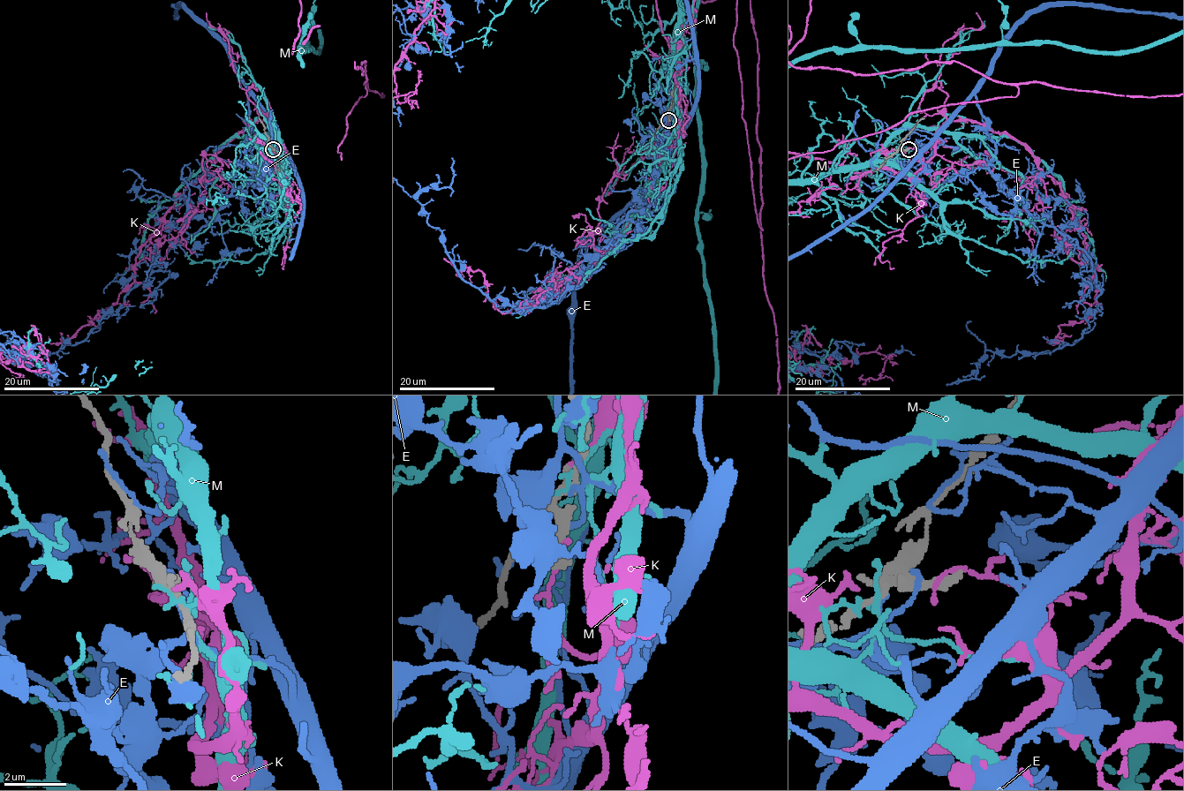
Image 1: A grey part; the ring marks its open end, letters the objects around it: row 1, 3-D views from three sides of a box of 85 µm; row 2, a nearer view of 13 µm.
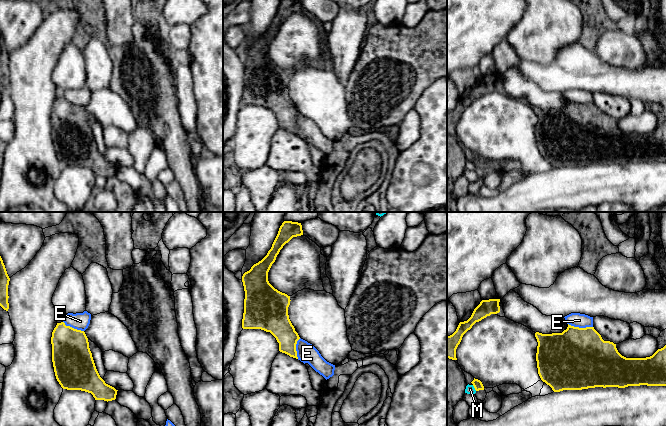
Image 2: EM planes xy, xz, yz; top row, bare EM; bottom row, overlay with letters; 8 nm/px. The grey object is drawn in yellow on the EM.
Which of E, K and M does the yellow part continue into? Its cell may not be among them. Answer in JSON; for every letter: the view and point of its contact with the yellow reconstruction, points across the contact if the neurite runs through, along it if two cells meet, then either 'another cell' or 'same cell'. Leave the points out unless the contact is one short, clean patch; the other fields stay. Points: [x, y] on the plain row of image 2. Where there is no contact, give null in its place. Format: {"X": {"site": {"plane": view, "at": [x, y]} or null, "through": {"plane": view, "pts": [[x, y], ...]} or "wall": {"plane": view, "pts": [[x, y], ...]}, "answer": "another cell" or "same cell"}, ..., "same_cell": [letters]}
{"E": {"site": {"plane": "yz", "at": [580, 104]}, "wall": {"plane": "yz", "pts": [[568, 99], [579, 103], [592, 103]]}, "answer": "another cell"}, "K": {"site": null, "answer": "another cell"}, "M": {"site": {"plane": "yz", "at": [474, 163]}, "answer": "another cell"}, "same_cell": []}

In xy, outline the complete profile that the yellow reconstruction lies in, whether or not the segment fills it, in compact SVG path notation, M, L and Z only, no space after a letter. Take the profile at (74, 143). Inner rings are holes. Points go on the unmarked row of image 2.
M57 99L51 120L55 152L63 165L91 169L95 176L116 175L118 166L100 153L84 107Z

